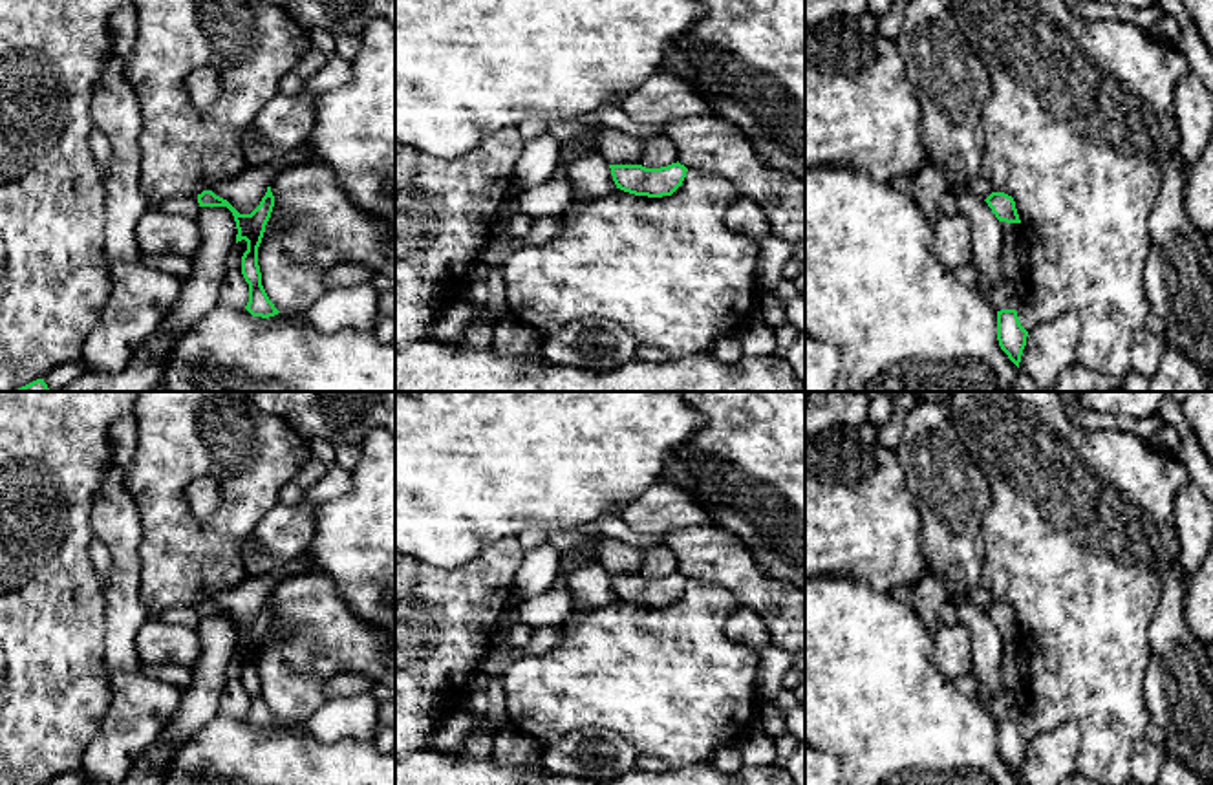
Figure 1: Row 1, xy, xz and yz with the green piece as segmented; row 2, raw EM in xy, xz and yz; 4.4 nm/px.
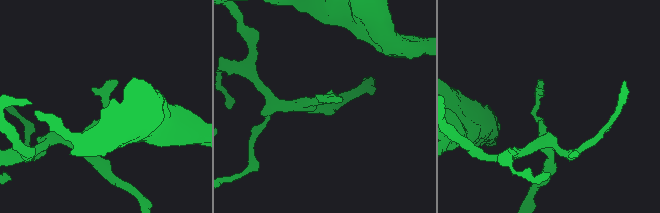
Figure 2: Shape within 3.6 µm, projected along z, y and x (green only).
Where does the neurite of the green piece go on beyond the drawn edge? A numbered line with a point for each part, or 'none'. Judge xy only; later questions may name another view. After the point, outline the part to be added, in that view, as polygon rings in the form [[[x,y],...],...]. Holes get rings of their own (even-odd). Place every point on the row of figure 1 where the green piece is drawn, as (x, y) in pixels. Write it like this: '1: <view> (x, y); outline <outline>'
none

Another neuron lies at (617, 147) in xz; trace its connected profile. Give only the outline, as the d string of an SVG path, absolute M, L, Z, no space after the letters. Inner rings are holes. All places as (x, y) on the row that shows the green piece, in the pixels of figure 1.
M602 128L598 134L596 150L609 165L639 165L642 139L617 128Z

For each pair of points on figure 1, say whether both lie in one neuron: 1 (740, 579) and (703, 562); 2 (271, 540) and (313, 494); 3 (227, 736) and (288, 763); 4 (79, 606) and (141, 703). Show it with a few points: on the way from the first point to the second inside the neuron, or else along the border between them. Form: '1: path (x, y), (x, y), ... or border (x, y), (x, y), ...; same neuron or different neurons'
1: path (730, 569), (723, 562), (712, 562); same neuron
2: path (282, 529), (306, 505); same neuron
3: path (242, 751), (255, 763), (273, 763); same neuron
4: border (105, 602), (105, 670), (112, 687); different neurons

